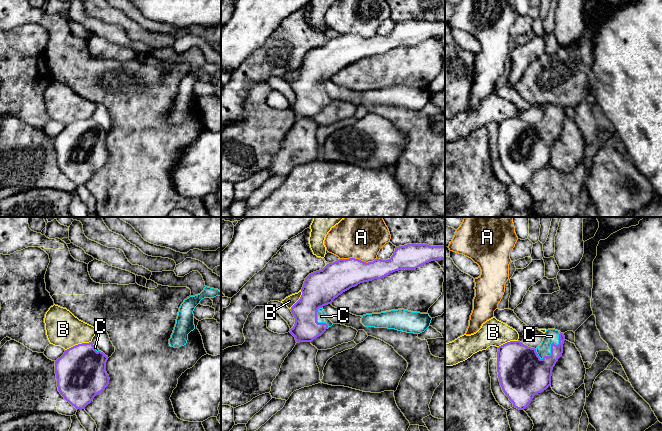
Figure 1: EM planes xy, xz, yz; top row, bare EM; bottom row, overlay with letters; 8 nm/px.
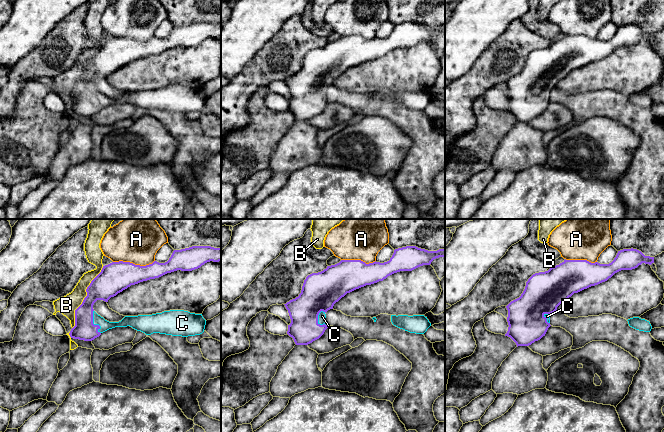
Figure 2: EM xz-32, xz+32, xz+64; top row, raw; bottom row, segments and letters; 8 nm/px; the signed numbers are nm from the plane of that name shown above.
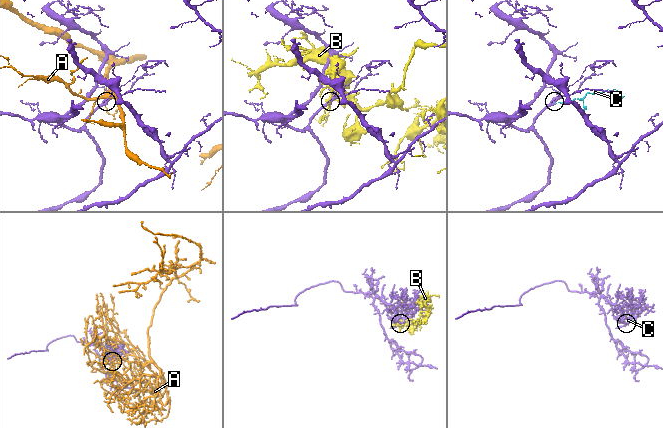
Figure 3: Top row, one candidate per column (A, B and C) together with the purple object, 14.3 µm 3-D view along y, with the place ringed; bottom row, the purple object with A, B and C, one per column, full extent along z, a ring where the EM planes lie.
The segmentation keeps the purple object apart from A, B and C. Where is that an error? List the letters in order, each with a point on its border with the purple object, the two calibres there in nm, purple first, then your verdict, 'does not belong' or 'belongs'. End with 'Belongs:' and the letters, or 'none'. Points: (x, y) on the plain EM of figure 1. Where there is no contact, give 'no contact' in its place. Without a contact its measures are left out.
A: xz (358, 35) | 260/280 nm | does not belong
B: xy (78, 120) | 400/280 nm | does not belong
C: yz (551, 121) | 240/110 nm | belongs
Belongs: C

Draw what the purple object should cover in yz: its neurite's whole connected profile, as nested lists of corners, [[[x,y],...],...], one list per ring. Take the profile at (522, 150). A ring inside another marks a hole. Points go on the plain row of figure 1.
[[[548,105],[536,125],[520,117],[498,123],[498,154],[513,183],[524,186],[536,170],[551,161],[552,146],[562,132],[564,117],[564,109]]]

